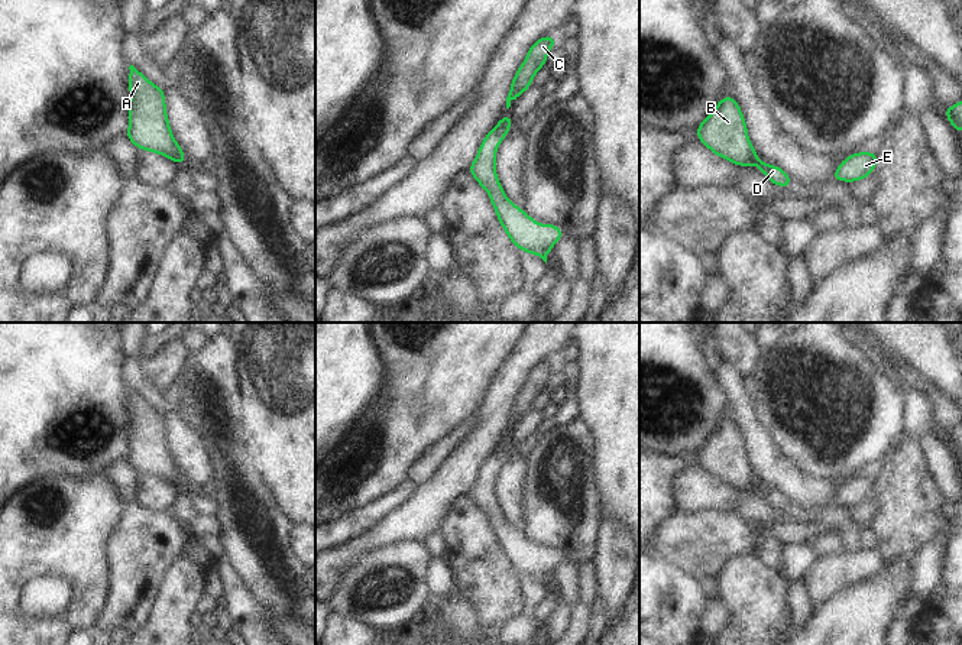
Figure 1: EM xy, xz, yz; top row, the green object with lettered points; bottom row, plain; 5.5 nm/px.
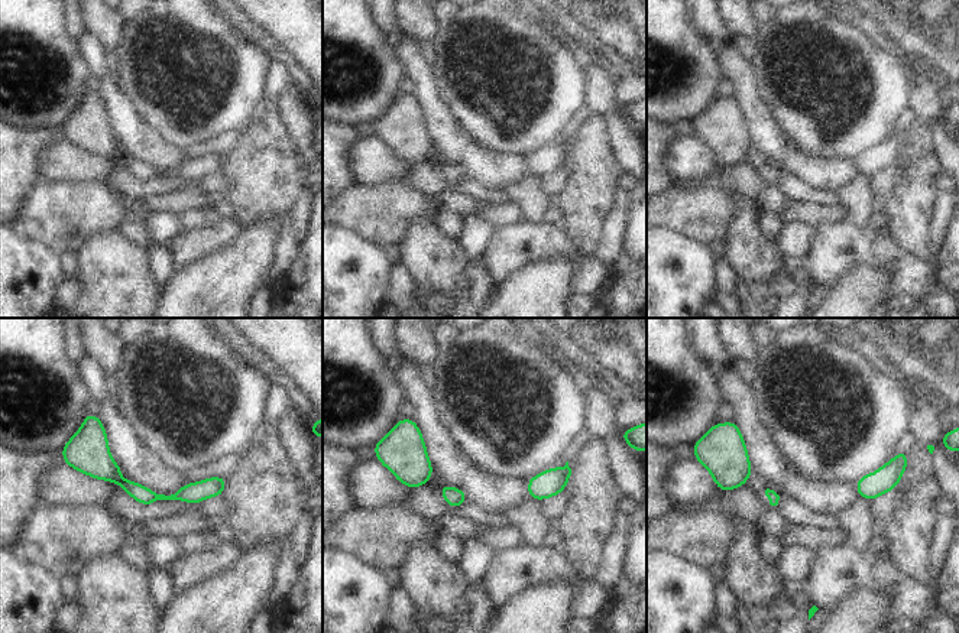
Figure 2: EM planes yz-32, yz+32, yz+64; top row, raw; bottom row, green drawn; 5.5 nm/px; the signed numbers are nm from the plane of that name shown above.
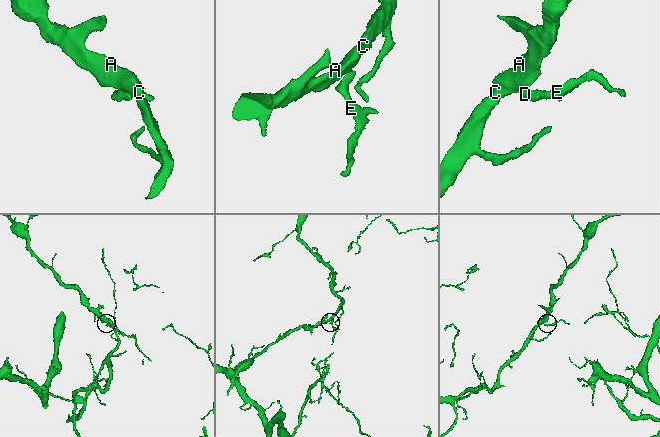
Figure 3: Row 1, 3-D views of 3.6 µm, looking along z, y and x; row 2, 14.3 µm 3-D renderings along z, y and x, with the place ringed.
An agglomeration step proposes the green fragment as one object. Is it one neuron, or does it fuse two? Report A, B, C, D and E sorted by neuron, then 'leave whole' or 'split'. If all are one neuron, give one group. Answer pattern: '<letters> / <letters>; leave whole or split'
A B C / D E; split

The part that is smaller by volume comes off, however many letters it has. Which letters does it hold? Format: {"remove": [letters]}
{"remove": ["D", "E"]}

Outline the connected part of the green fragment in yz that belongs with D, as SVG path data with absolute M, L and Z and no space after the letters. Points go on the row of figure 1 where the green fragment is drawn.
M758 161L755 166L764 174L764 176L771 181L775 187L790 188L791 178L790 175L781 169L780 166L770 165L767 162Z

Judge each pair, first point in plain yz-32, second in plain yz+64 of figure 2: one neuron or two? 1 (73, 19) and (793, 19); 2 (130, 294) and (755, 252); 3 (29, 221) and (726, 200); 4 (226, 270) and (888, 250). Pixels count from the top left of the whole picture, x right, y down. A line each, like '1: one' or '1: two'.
1: two
2: one
3: one
4: two

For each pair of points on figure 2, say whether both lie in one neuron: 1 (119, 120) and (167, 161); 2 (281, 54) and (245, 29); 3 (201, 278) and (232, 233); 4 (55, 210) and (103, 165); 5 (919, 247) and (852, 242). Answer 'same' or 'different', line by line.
1: same
2: same
3: different
4: different
5: different

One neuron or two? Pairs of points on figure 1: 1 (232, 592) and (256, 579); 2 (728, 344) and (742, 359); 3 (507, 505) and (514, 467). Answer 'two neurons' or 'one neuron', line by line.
1: two neurons
2: one neuron
3: one neuron

